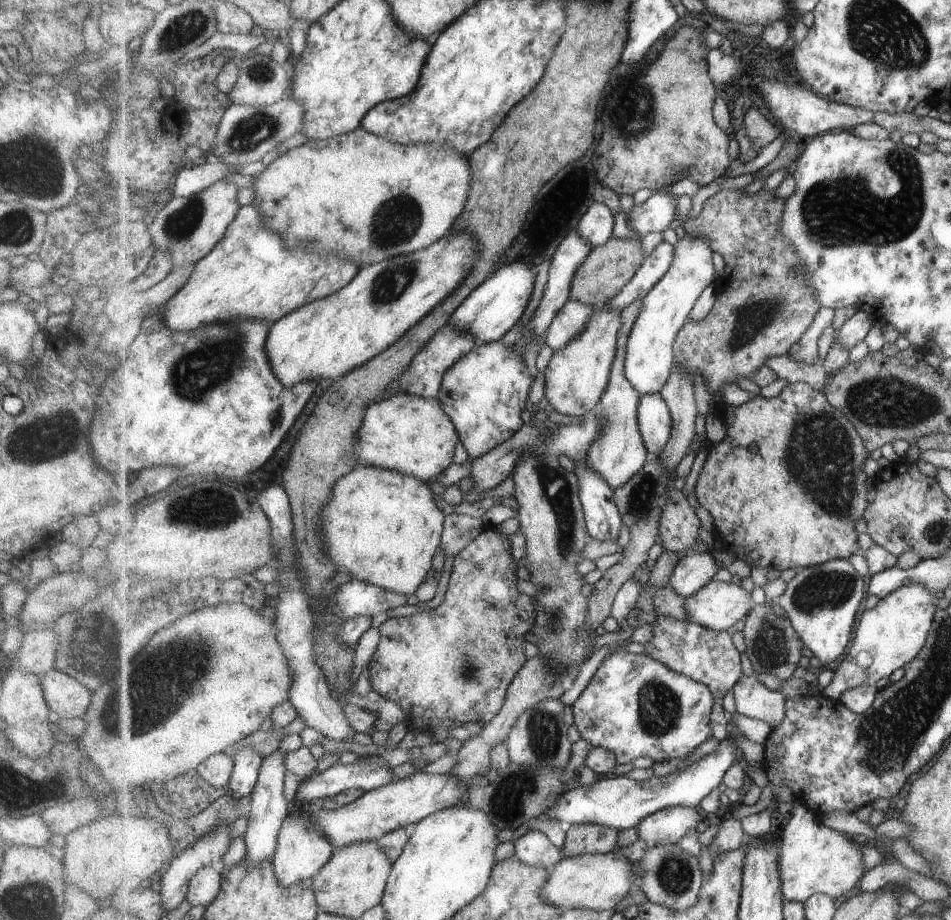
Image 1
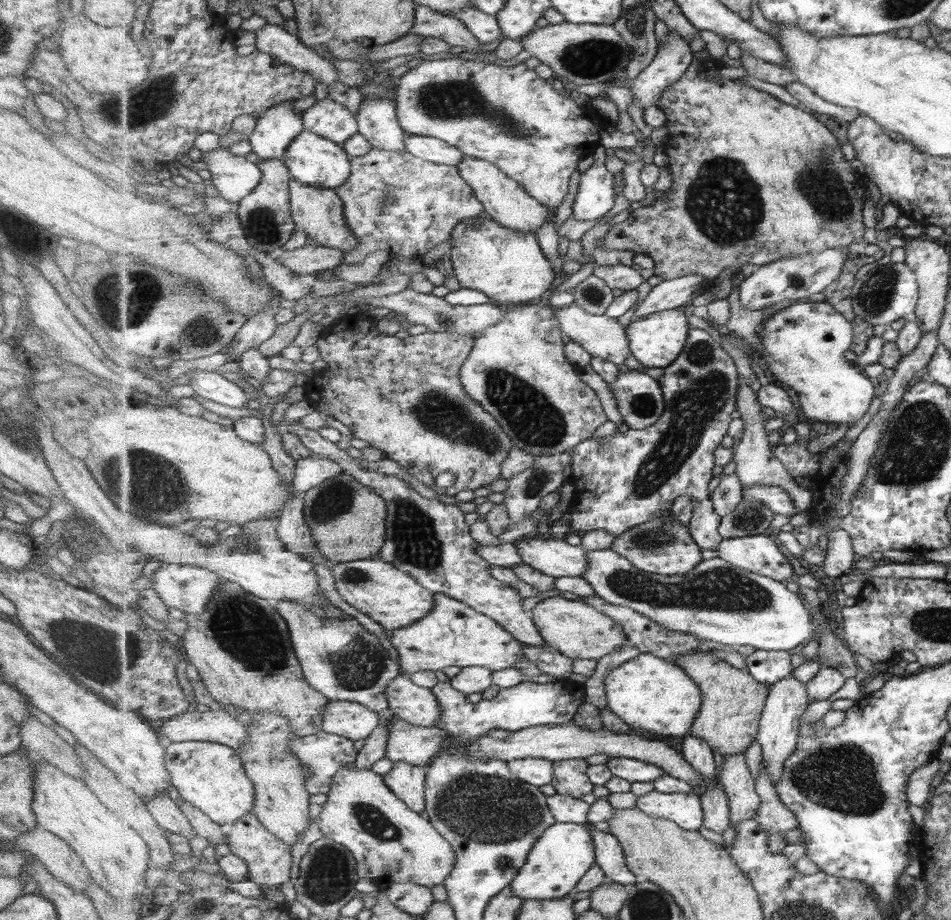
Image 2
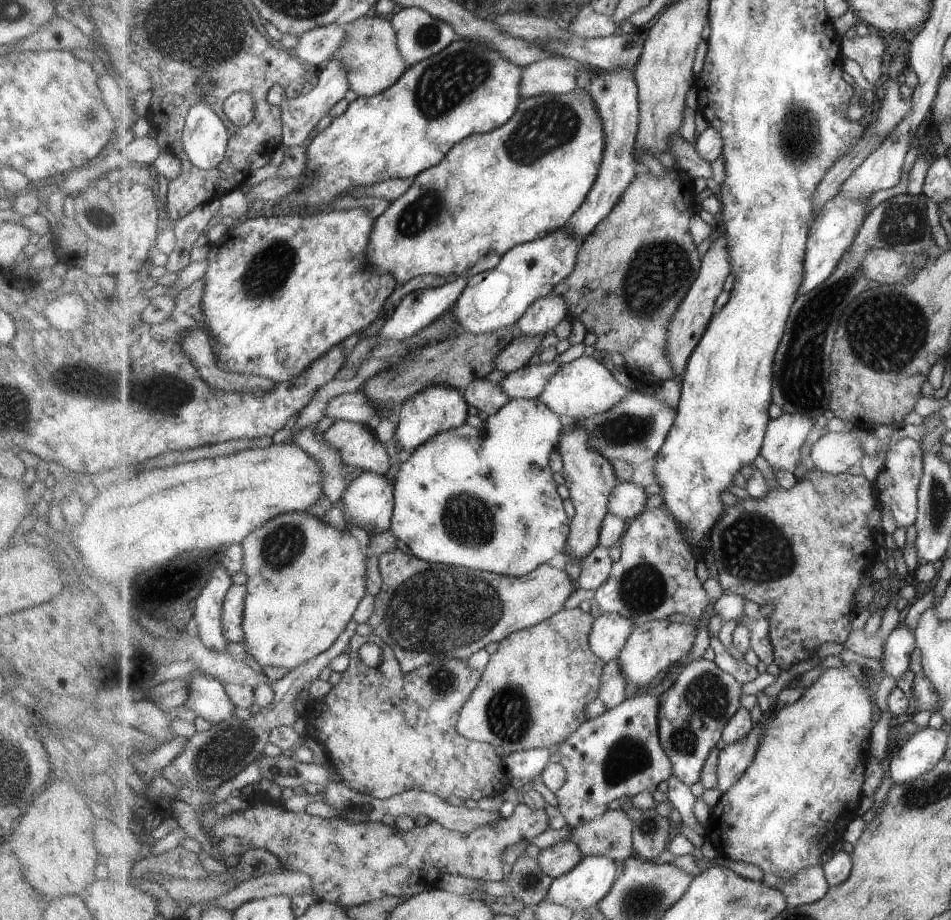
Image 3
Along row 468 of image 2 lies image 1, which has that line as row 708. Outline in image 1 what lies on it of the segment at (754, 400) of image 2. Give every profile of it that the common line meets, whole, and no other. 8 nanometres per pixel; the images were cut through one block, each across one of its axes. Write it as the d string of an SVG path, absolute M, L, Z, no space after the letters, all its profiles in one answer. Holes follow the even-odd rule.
M757 673L743 675L734 684L732 695L739 713L762 720L771 729L778 728L786 719L786 696L781 691L771 691L761 684L757 680Z

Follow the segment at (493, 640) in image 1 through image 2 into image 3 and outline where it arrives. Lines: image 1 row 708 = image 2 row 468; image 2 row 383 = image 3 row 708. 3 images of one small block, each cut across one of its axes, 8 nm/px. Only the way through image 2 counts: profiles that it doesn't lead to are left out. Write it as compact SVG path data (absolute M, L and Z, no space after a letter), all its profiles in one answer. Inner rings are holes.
M376 632L367 636L355 633L348 650L349 666L341 672L340 681L323 698L309 701L305 707L311 733L325 746L331 767L342 775L341 782L357 792L383 800L402 792L420 790L436 794L443 800L457 795L476 801L500 795L504 788L510 786L511 777L495 746L464 737L458 728L461 710L479 688L484 671L469 668L467 659L443 658L409 672L403 668L395 649L381 640ZM371 642L382 649L382 661L376 667L369 667L357 658L361 654L361 646Z

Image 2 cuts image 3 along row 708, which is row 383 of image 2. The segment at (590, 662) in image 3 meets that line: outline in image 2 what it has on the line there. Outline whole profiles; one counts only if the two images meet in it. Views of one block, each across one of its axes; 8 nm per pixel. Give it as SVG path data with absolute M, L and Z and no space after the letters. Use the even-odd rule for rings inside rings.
M537 302L509 306L500 323L486 328L476 338L471 356L460 370L461 382L469 396L500 421L515 447L535 456L570 452L577 444L589 440L607 420L597 392L581 380L581 370L567 361L565 334L554 310L551 304Z

